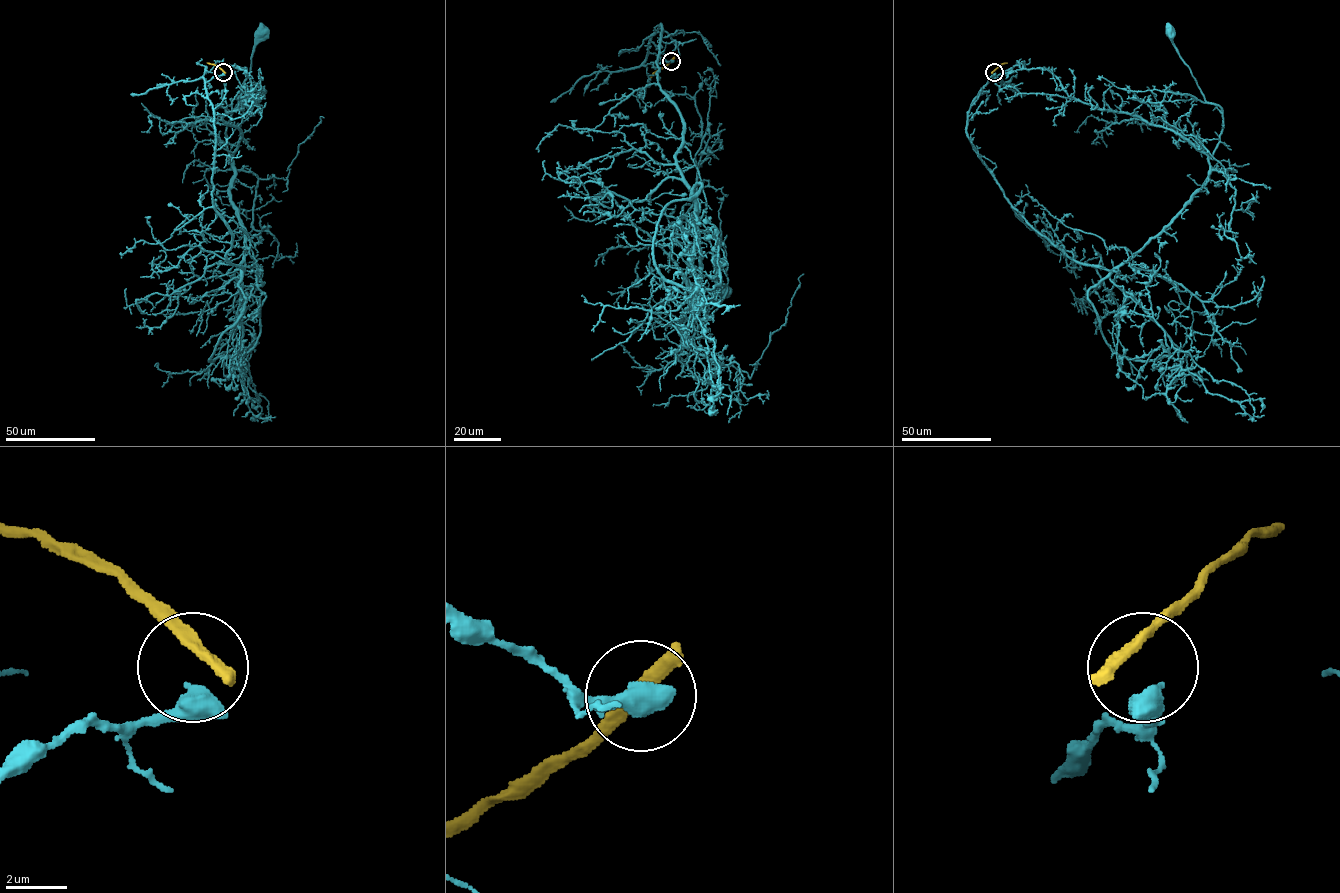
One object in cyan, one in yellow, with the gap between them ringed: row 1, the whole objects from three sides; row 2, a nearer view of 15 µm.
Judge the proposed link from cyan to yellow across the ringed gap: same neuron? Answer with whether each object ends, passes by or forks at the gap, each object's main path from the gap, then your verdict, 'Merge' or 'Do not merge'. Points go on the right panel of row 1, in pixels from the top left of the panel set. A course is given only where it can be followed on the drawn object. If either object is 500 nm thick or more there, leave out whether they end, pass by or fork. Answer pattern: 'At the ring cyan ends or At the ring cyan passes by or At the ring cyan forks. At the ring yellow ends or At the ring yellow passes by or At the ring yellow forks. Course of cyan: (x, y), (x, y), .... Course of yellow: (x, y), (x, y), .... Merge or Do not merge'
At the ring cyan passes by. At the ring yellow passes by. Course of cyan: (994, 73), (968, 115), (973, 148), (1035, 229), (1112, 270), (1201, 187), (1222, 130), (1222, 110), (1170, 31). Course of yellow: (993, 71), (1007, 62). Do not merge

